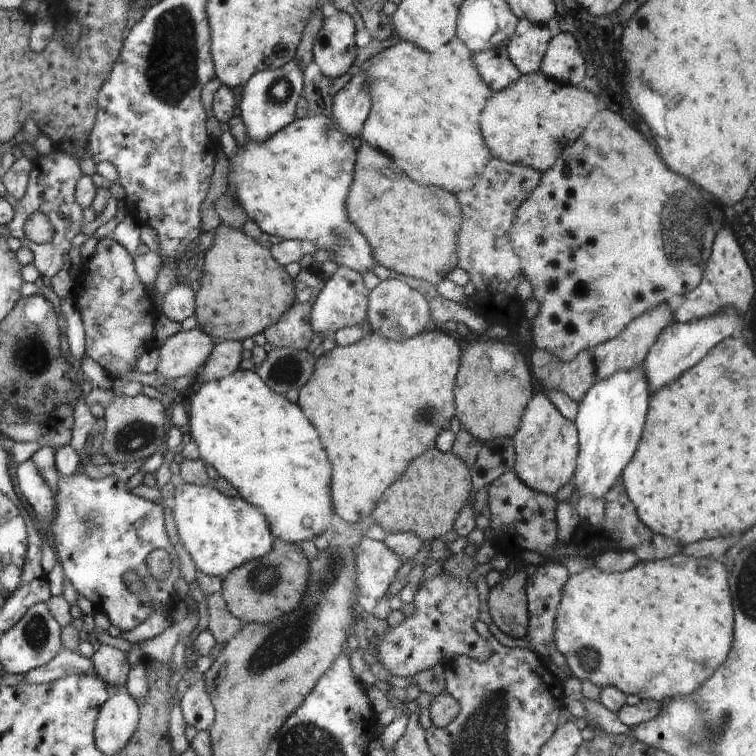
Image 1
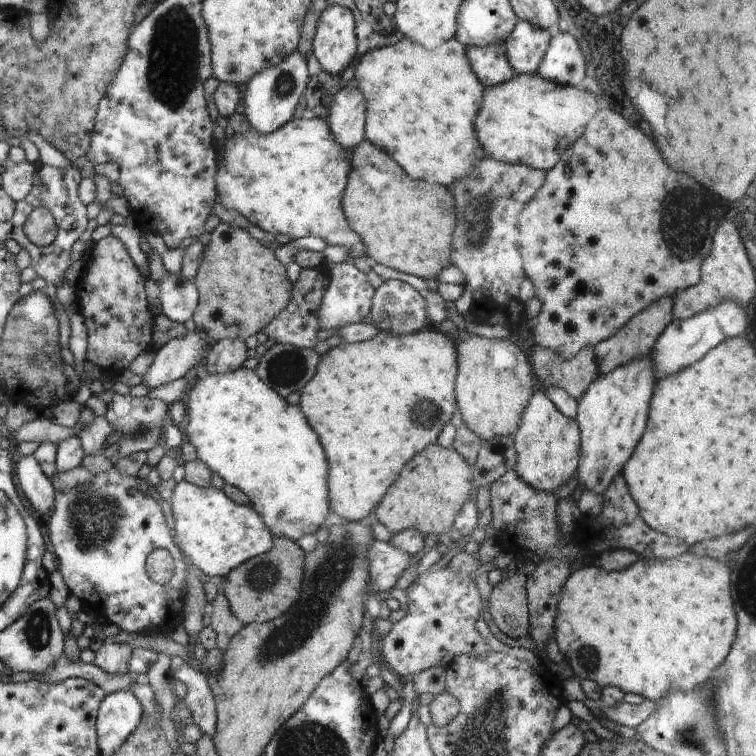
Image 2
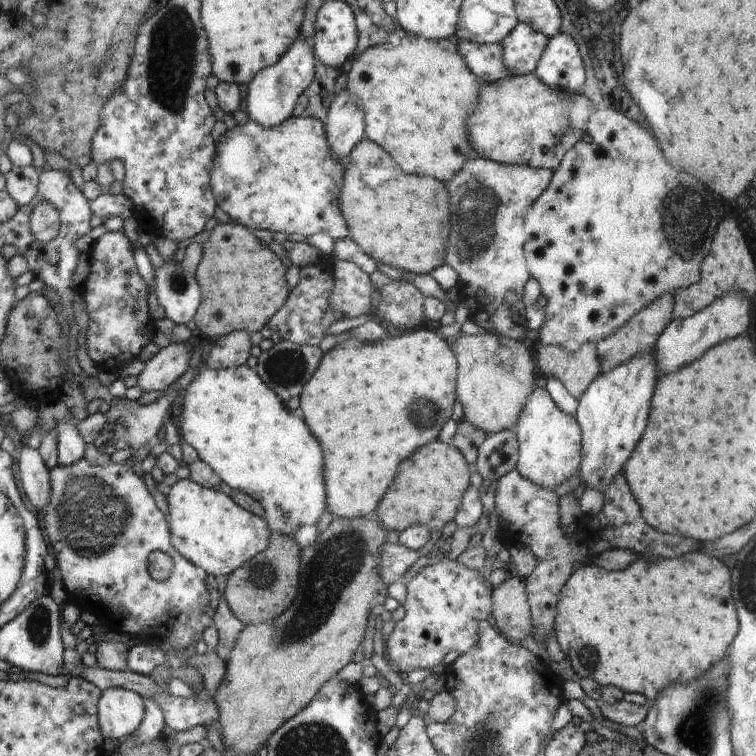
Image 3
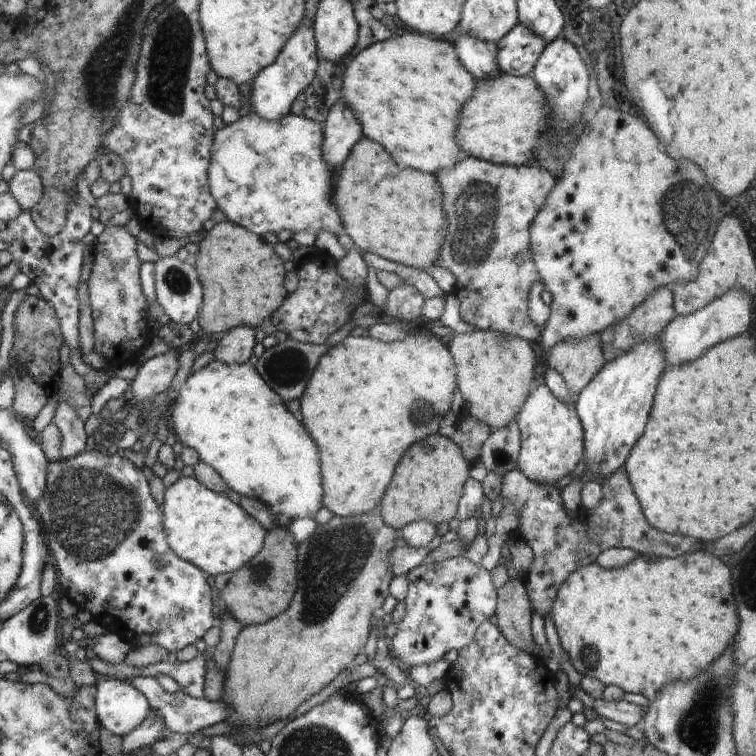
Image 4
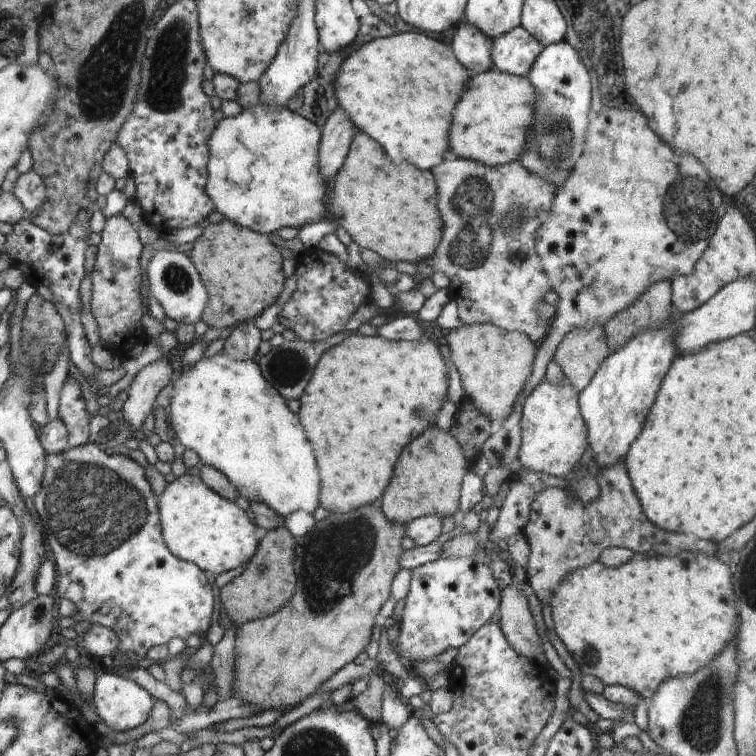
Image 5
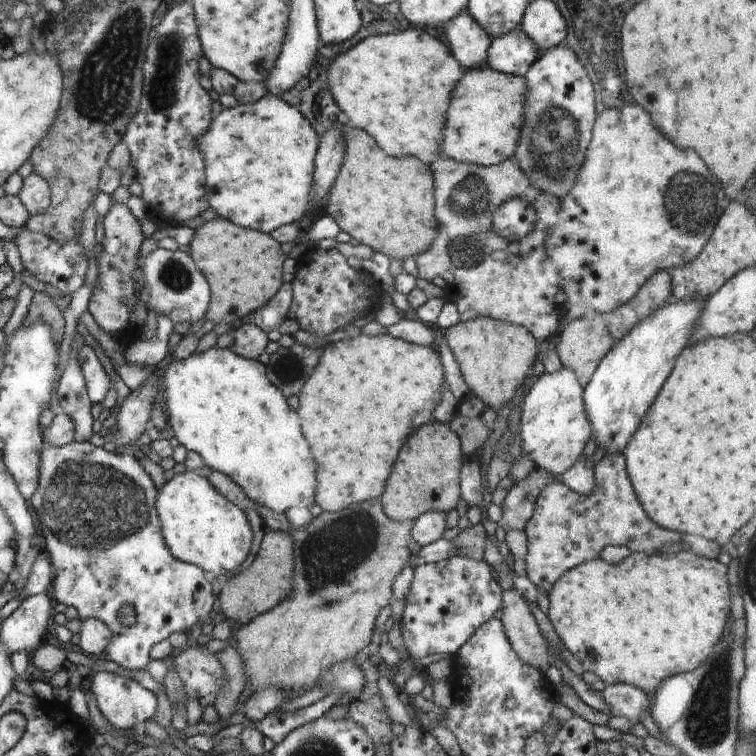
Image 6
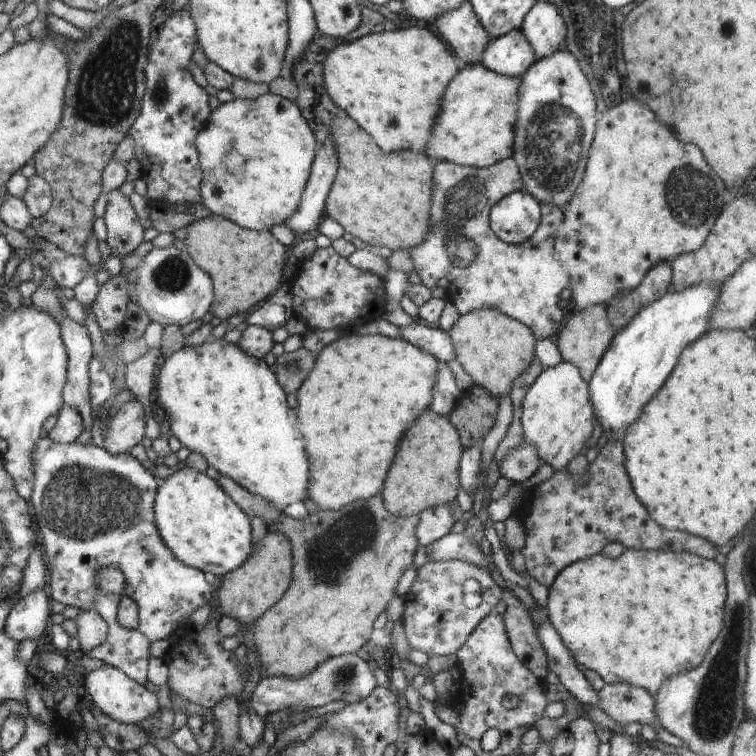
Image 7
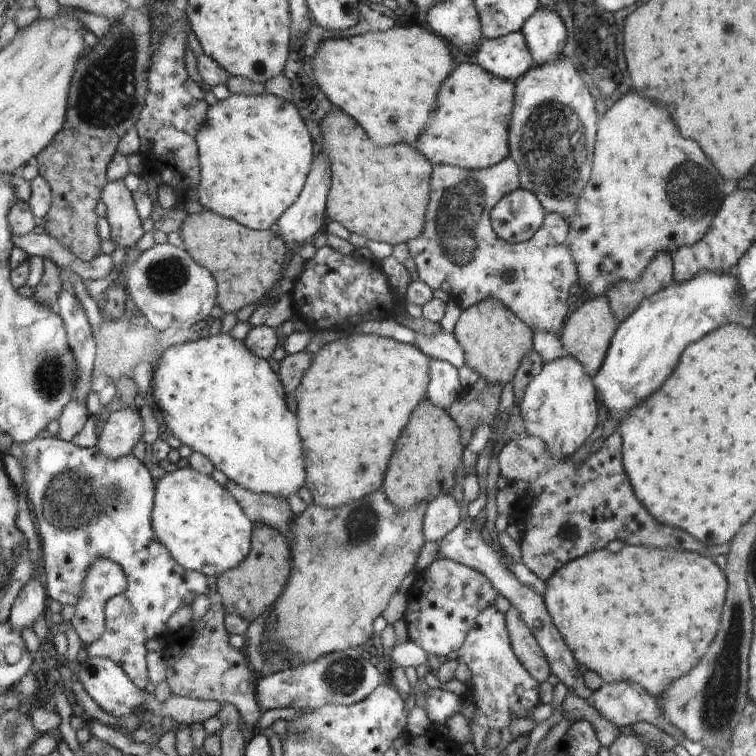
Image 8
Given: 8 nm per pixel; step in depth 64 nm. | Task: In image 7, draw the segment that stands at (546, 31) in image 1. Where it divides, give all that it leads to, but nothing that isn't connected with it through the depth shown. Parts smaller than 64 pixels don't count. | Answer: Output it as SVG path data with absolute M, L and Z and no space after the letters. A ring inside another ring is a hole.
M518 29L491 39L480 63L494 72L520 78L536 62L538 57L530 41Z

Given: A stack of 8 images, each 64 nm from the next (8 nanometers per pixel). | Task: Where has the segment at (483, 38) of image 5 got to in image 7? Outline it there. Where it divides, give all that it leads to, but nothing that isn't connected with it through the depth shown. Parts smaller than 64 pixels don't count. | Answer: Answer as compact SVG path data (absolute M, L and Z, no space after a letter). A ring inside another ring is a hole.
M470 1L452 12L443 14L432 26L452 45L460 60L468 64L480 63L491 38L474 12Z

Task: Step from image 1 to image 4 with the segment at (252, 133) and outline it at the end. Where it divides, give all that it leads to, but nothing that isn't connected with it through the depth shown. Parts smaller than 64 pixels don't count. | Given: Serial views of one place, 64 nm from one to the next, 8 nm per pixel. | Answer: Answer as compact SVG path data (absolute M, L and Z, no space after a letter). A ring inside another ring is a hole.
M305 16L304 22L299 26L286 46L280 51L278 58L266 69L259 72L254 82L251 83L251 110L257 113L265 121L275 121L291 112L293 100L314 80L314 74L318 68L318 54L313 27L307 22Z

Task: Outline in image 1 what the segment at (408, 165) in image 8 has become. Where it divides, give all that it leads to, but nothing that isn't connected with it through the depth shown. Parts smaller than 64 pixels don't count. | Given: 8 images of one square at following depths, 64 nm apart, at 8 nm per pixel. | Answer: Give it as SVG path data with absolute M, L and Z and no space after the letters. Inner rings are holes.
M361 142L359 160L356 163L355 182L347 196L347 215L360 232L367 237L378 265L406 276L437 285L456 266L456 232L463 224L460 206L455 193L439 186L420 185L400 169L391 157L380 149Z

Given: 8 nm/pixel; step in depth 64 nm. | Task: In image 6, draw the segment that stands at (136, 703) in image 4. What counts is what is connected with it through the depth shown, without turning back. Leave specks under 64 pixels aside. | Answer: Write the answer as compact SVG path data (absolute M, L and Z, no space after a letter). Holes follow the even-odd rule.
M100 671L92 676L92 687L103 716L114 729L132 729L142 725L155 714L156 696L142 687L138 682L124 676Z

